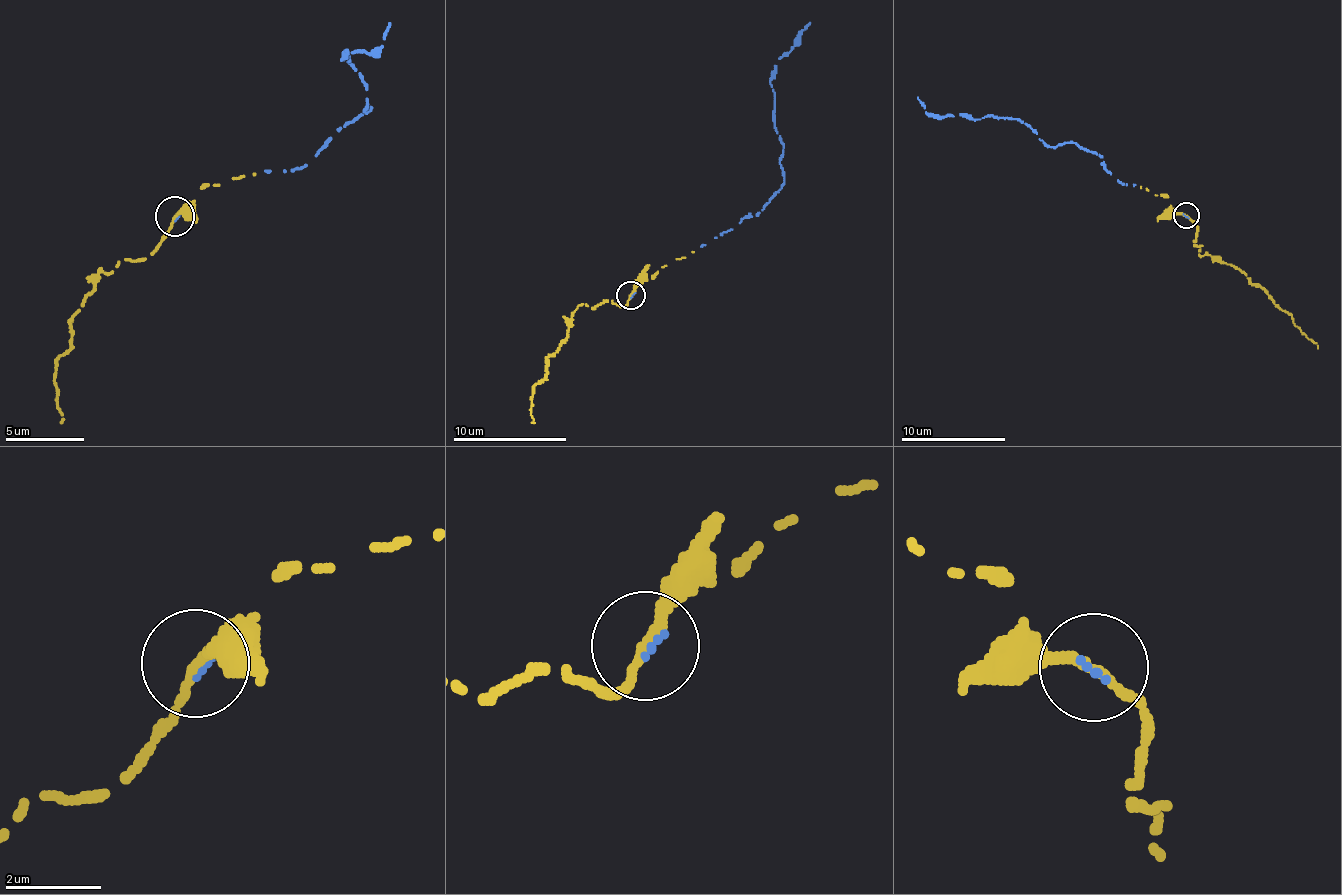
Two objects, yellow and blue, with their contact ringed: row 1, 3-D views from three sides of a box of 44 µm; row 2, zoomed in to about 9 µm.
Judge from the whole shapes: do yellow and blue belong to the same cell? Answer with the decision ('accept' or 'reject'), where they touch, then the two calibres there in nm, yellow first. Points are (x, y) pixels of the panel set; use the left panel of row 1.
accept; at (174, 216); 240 nm thick on the yellow side, 110 nm on the other

